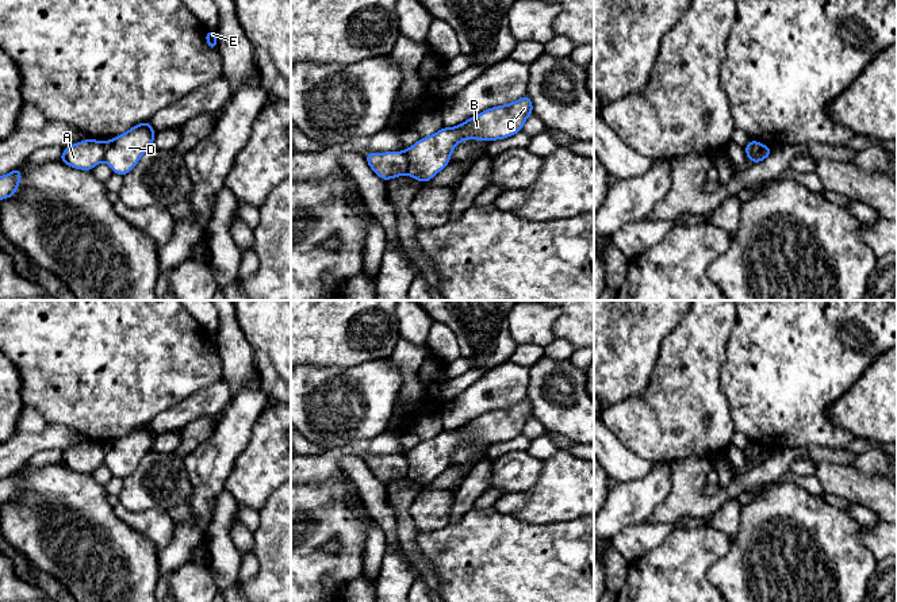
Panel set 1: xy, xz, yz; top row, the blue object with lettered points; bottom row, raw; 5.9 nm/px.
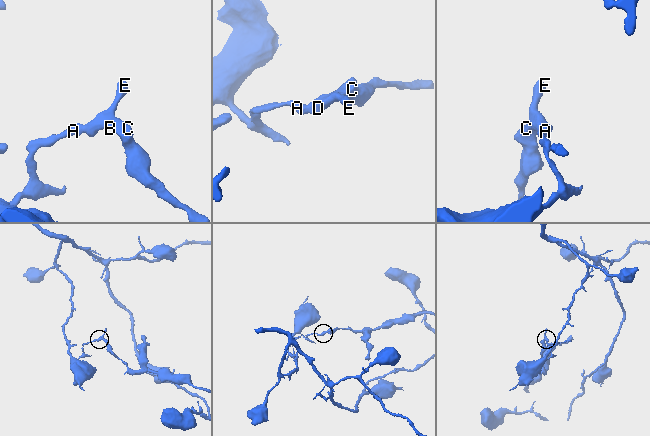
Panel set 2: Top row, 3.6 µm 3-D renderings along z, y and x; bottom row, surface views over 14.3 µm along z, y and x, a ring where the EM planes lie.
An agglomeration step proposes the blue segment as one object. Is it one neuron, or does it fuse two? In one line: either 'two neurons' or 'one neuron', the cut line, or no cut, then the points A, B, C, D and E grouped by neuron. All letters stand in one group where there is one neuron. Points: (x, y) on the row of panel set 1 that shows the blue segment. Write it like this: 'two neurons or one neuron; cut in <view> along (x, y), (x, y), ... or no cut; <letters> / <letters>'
two neurons; cut in xz along (403, 152), (407, 160), (407, 173); A / B C D E

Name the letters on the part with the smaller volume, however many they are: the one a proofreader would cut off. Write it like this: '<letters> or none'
B, C, D, E

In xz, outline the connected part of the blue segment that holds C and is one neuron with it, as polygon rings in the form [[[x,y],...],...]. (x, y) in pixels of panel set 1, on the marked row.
[[[525,95],[513,103],[488,108],[456,127],[444,126],[405,150],[409,161],[407,175],[423,184],[449,165],[452,150],[463,139],[505,139],[522,131],[525,120],[532,114],[532,100]]]

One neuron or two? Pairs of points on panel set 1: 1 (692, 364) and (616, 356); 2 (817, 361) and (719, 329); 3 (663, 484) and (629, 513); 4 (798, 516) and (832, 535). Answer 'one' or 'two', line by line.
1: two
2: two
3: one
4: one

